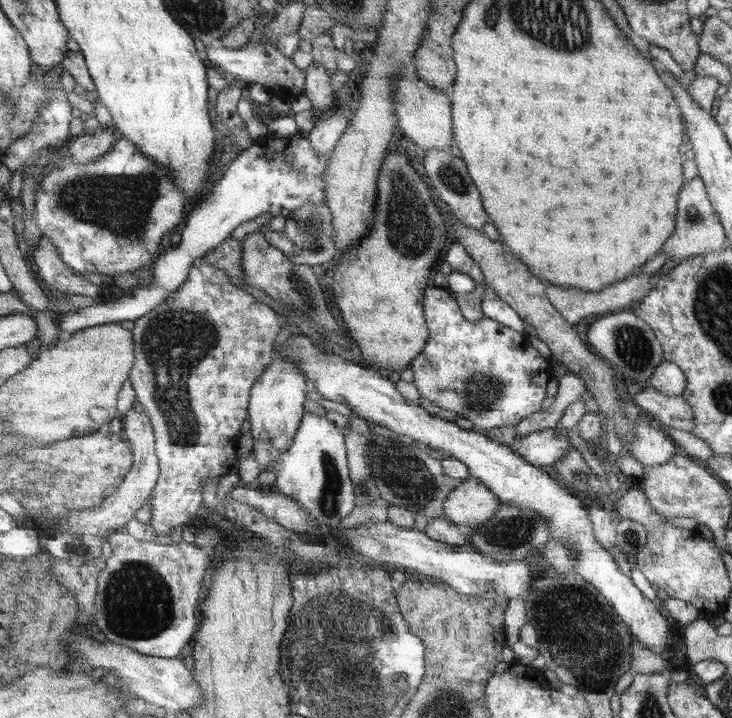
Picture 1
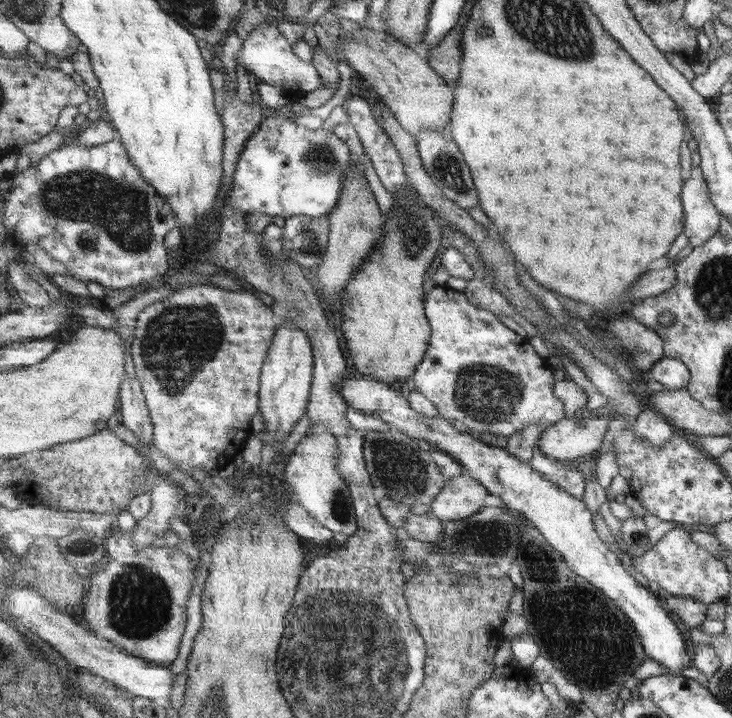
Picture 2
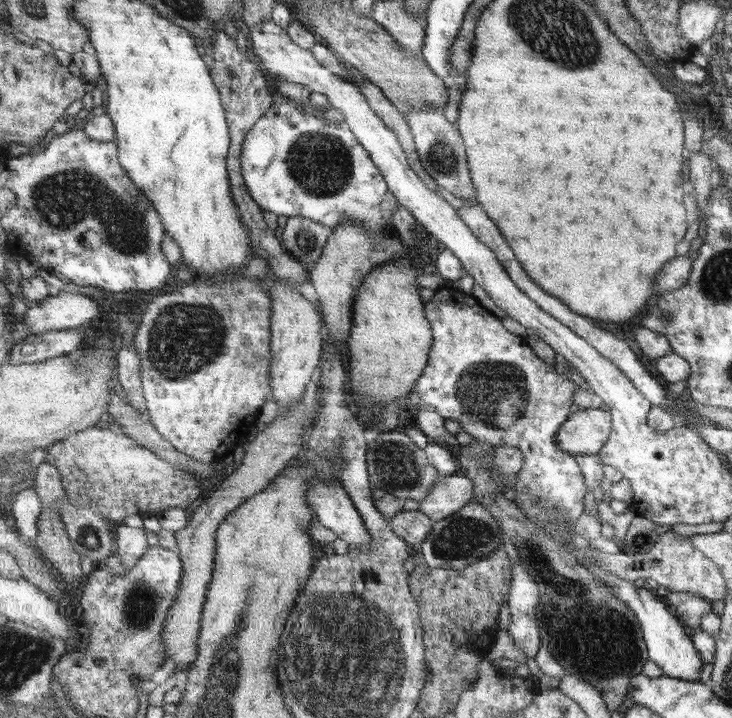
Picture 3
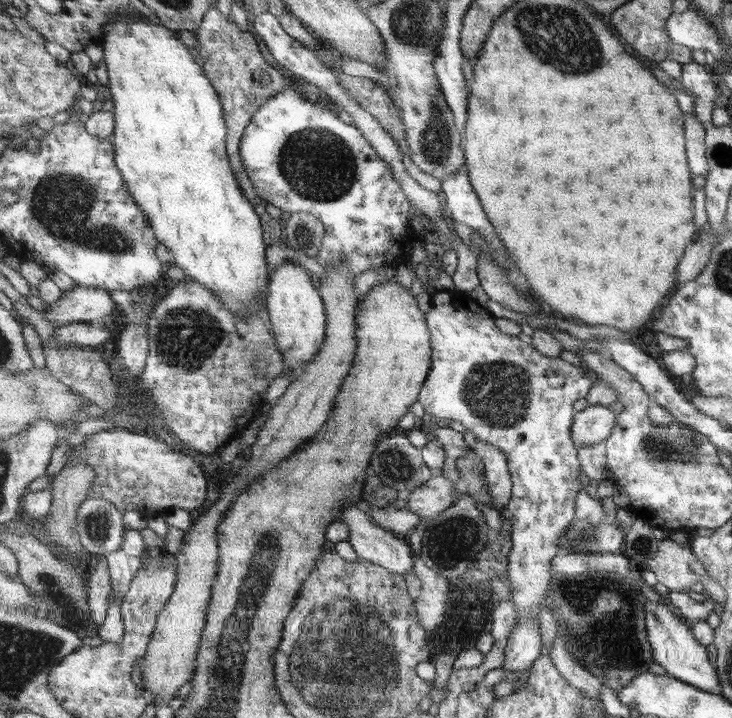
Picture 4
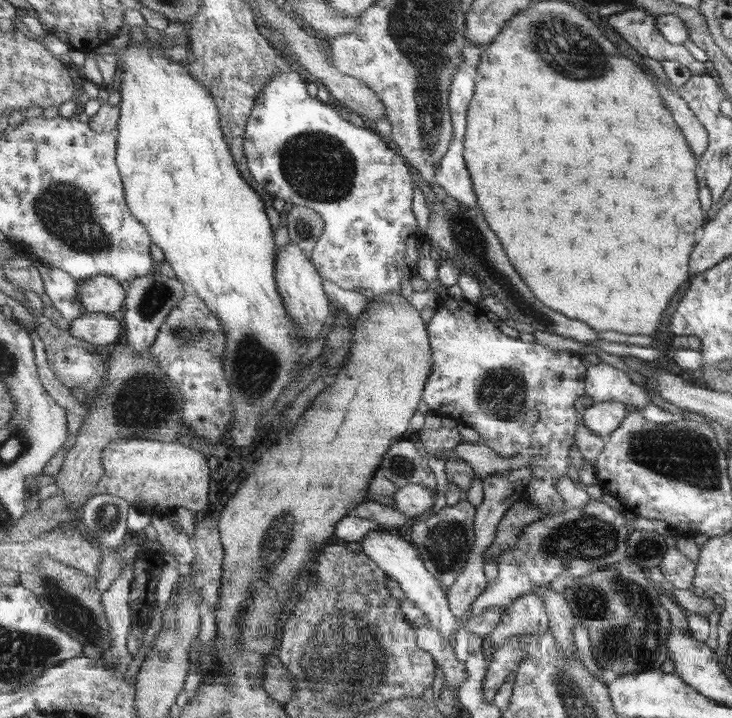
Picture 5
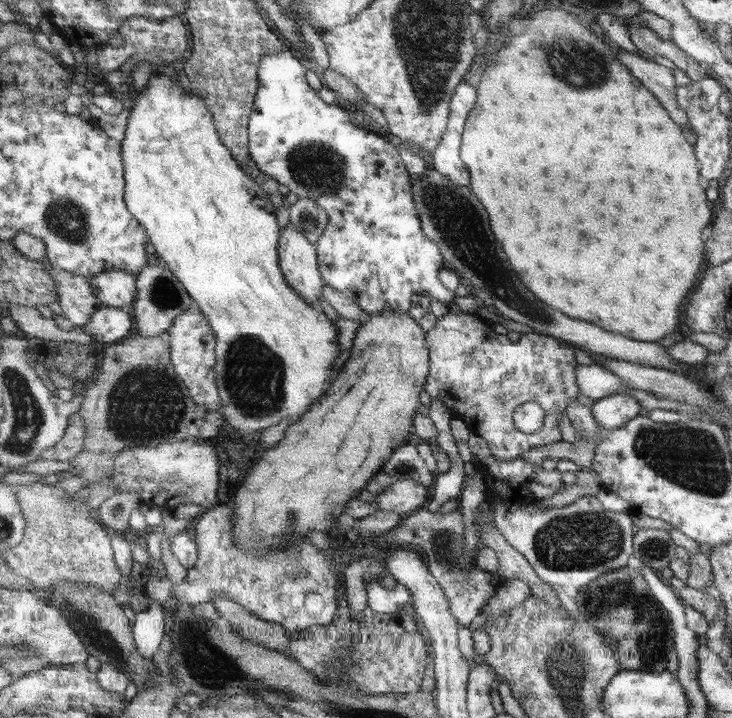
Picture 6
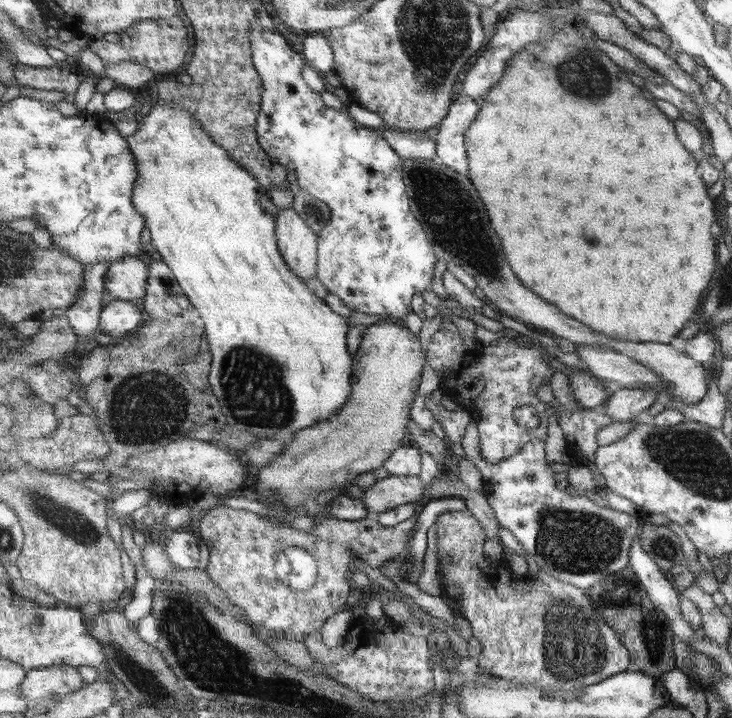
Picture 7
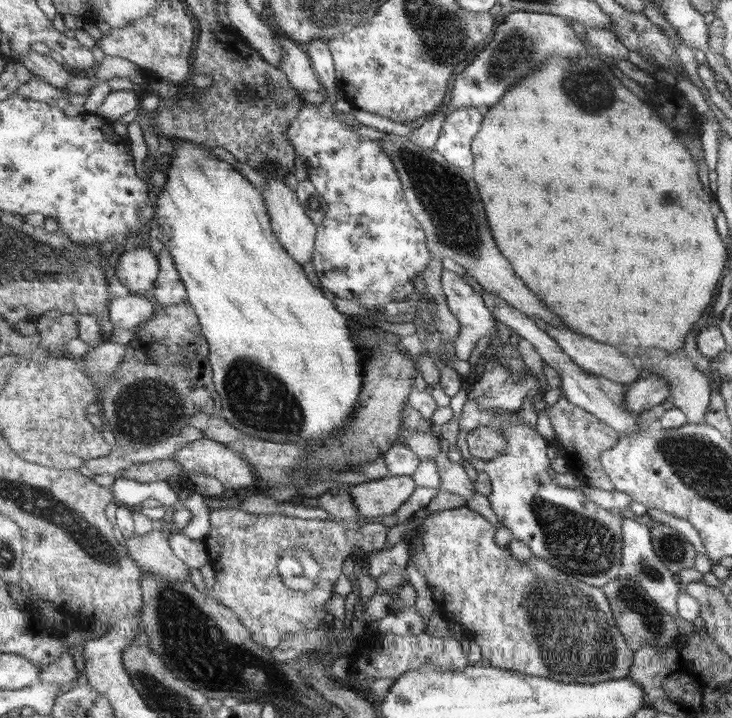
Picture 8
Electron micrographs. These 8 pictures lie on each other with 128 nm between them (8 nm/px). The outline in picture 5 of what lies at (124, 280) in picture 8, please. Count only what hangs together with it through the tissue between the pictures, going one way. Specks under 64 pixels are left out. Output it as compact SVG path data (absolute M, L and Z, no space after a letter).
M97 275L79 286L79 300L85 312L115 314L127 300L121 281L107 275Z

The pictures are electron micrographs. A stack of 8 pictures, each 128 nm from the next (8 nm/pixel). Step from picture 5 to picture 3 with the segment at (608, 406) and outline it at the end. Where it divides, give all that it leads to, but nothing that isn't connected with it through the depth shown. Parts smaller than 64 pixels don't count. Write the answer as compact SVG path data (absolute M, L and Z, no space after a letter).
M582 409L574 412L571 418L561 426L561 430L557 432L557 443L561 445L561 449L569 451L569 454L577 456L577 454L600 454L600 450L604 448L610 439L613 428L613 415L611 411L602 409Z

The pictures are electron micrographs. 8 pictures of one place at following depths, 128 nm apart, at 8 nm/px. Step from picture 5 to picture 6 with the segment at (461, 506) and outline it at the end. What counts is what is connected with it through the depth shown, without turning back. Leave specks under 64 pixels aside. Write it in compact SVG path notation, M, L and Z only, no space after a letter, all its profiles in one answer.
M421 508L406 515L401 524L391 530L380 533L371 531L366 535L371 538L375 546L385 548L386 551L395 551L396 548L409 548L417 552L422 550L425 553L423 556L428 557L430 572L435 579L440 580L440 586L449 598L452 614L460 625L471 626L471 622L481 613L489 598L495 596L495 591L501 584L501 578L497 574L478 569L477 566L466 574L465 570L454 564L464 552L465 537L467 537L467 522L459 508L444 514Z

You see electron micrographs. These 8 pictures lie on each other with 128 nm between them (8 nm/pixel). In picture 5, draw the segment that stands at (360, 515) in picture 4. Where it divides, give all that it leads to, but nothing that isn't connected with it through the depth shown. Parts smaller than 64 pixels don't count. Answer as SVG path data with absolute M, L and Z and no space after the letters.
M382 529L369 532L362 539L361 548L363 553L377 562L382 570L385 570L389 578L398 582L406 596L407 603L411 603L416 610L426 615L428 626L441 632L445 638L451 638L457 630L466 626L466 620L458 618L452 612L447 592L441 588L440 580L428 570L415 544Z

